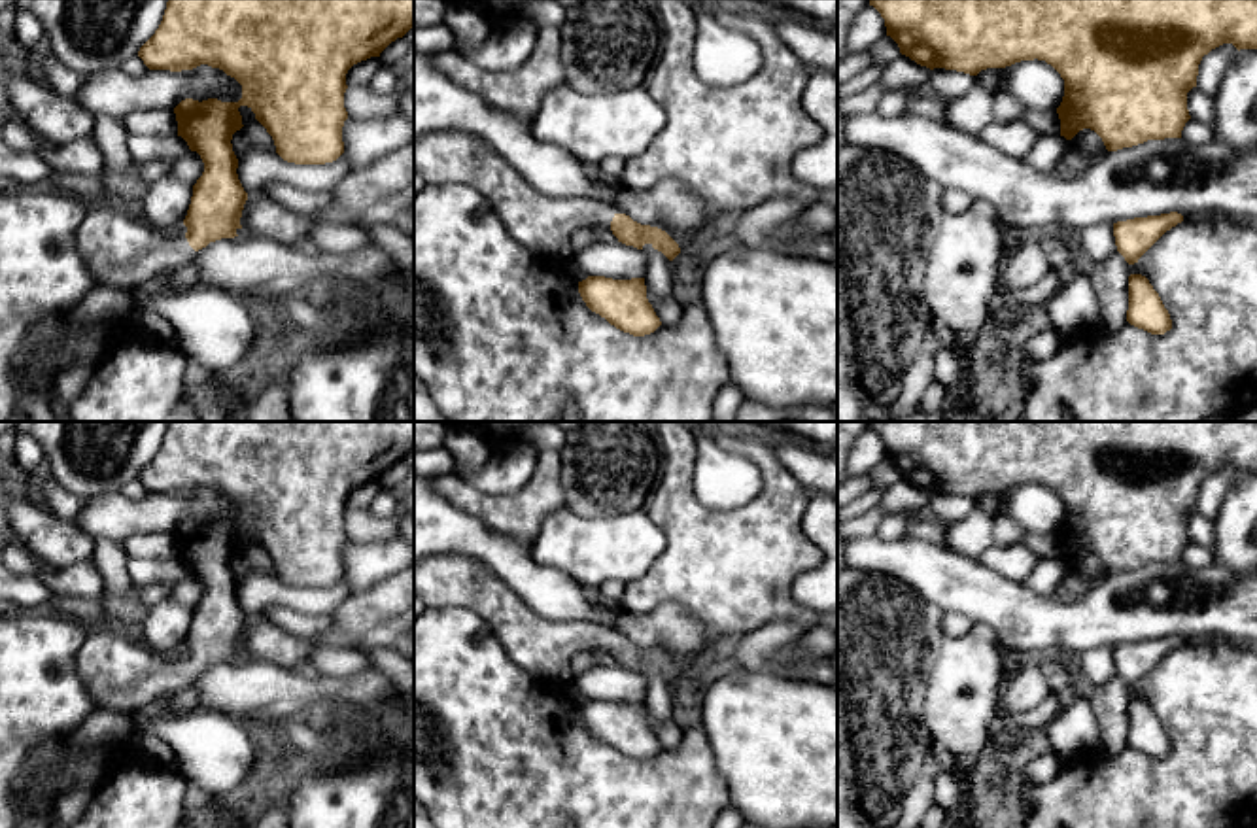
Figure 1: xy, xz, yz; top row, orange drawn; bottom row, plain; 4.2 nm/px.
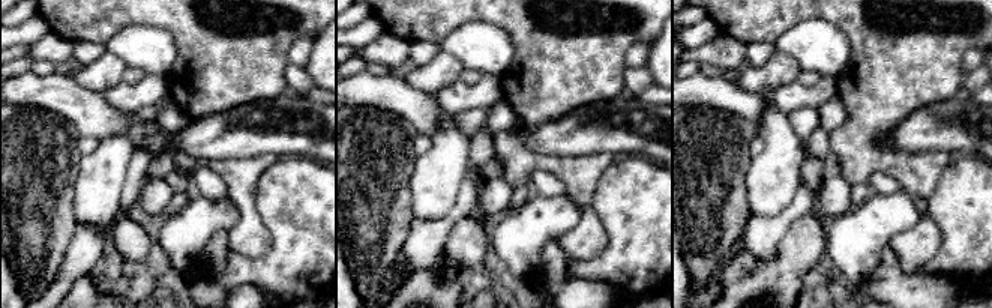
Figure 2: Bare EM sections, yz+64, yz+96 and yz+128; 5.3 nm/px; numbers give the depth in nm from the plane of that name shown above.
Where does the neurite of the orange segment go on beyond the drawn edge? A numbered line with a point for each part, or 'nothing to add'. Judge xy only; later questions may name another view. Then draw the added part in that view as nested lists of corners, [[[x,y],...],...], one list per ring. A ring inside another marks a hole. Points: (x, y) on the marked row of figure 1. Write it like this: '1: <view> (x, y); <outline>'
1: xy (118, 246); [[[112,204],[89,206],[76,233],[76,248],[95,285],[130,293],[195,257],[185,236],[161,233],[134,210]]]

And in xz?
1: xz (547, 225); [[[435,130],[414,140],[414,172],[427,185],[459,183],[480,191],[516,242],[560,263],[573,257],[577,231],[611,229],[616,214],[594,198],[544,197],[484,140],[465,130]]]

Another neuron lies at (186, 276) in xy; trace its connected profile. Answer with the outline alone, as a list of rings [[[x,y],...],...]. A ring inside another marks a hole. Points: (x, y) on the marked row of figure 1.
[[[187,263],[185,267],[172,270],[170,280],[164,285],[172,289],[187,289],[197,285],[198,282],[200,282],[200,276],[195,265]]]

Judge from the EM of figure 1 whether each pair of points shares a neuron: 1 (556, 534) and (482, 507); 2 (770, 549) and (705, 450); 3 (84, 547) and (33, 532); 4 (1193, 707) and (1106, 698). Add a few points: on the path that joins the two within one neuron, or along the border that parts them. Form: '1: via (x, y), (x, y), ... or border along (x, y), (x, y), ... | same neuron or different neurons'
1: border along (566, 505), (543, 520), (530, 551) | different neurons
2: border along (762, 473), (760, 492), (736, 509), (698, 501) | different neurons
3: via (70, 545), (57, 543), (46, 534) | same neuron
4: border along (1127, 689), (1131, 696) | different neurons

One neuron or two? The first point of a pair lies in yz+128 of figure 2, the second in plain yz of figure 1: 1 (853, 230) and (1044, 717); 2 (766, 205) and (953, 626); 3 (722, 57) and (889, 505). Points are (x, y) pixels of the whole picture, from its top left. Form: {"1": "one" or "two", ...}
{"1": "two", "2": "two", "3": "one"}

